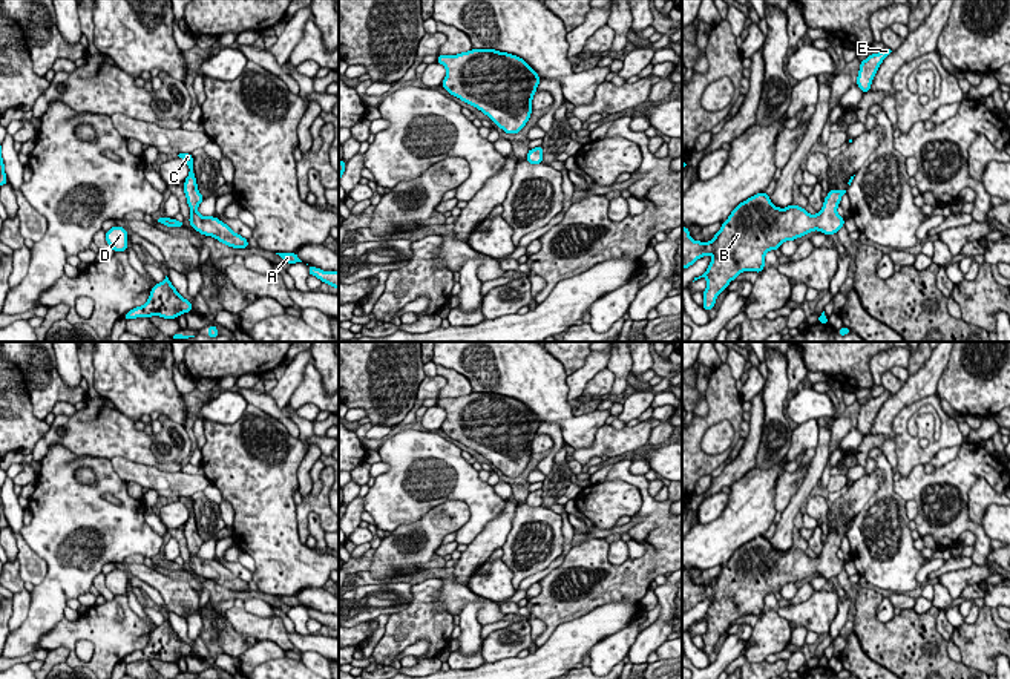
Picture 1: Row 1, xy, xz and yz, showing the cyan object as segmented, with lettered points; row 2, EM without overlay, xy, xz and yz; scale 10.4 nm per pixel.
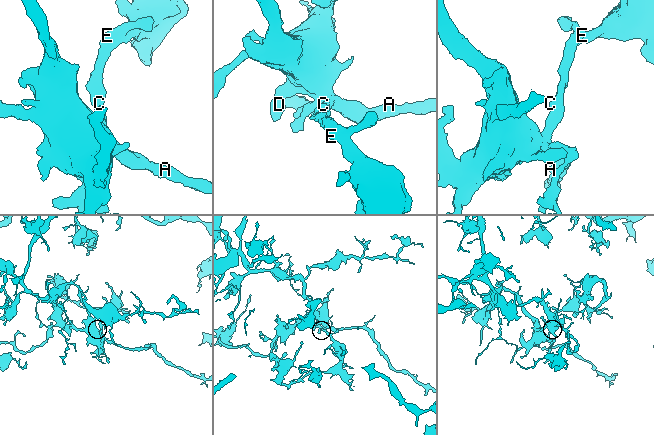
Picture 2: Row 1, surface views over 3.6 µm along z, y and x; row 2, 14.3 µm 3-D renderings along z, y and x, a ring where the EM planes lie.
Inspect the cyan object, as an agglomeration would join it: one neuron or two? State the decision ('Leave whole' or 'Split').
Leave whole

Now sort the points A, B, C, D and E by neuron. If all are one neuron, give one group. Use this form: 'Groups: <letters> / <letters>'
Groups: A B C D E

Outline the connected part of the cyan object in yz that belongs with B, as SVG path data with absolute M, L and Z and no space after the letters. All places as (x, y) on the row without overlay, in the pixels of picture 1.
M831 532L823 544L823 550L818 556L809 558L800 549L788 549L786 552L776 550L771 541L765 536L756 536L746 544L740 546L722 567L720 573L708 586L694 584L690 579L688 570L682 570L682 613L693 608L697 602L711 598L713 602L707 615L694 621L694 624L705 621L707 631L702 635L705 654L714 651L717 639L728 631L730 625L734 624L743 615L762 616L766 608L765 598L769 593L777 593L786 584L795 584L814 573L831 579L844 569L844 561L837 556L841 540L846 533Z

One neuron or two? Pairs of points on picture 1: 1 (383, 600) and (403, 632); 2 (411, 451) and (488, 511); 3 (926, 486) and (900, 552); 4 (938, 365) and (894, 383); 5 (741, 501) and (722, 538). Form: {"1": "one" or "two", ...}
{"1": "two", "2": "one", "3": "two", "4": "two", "5": "one"}

